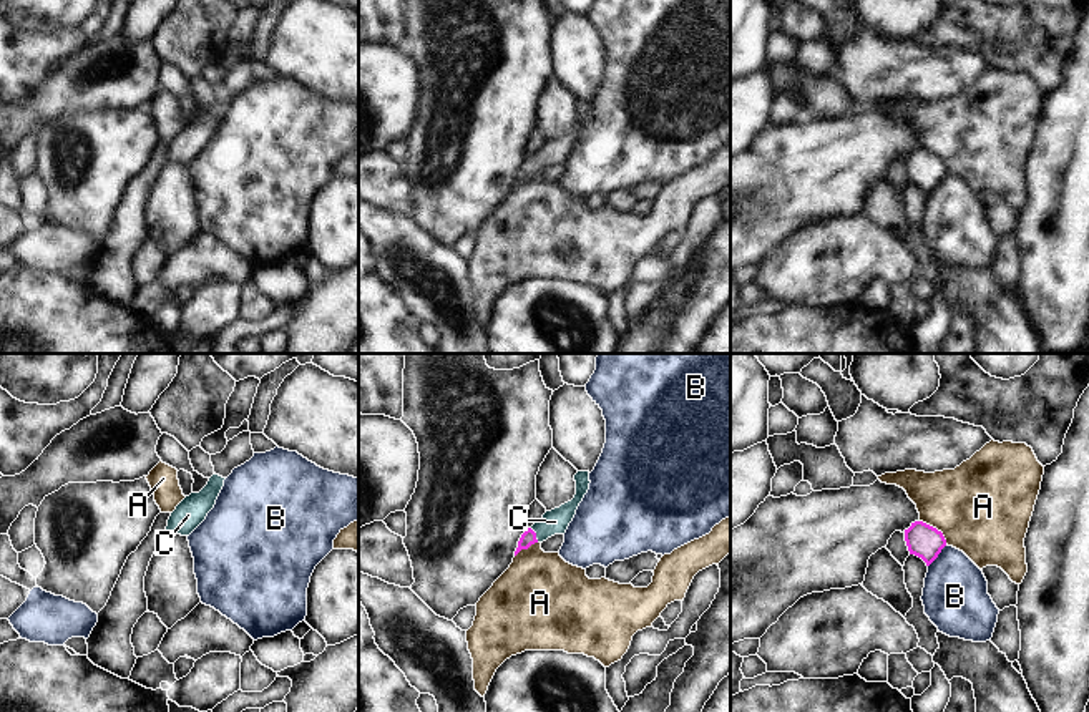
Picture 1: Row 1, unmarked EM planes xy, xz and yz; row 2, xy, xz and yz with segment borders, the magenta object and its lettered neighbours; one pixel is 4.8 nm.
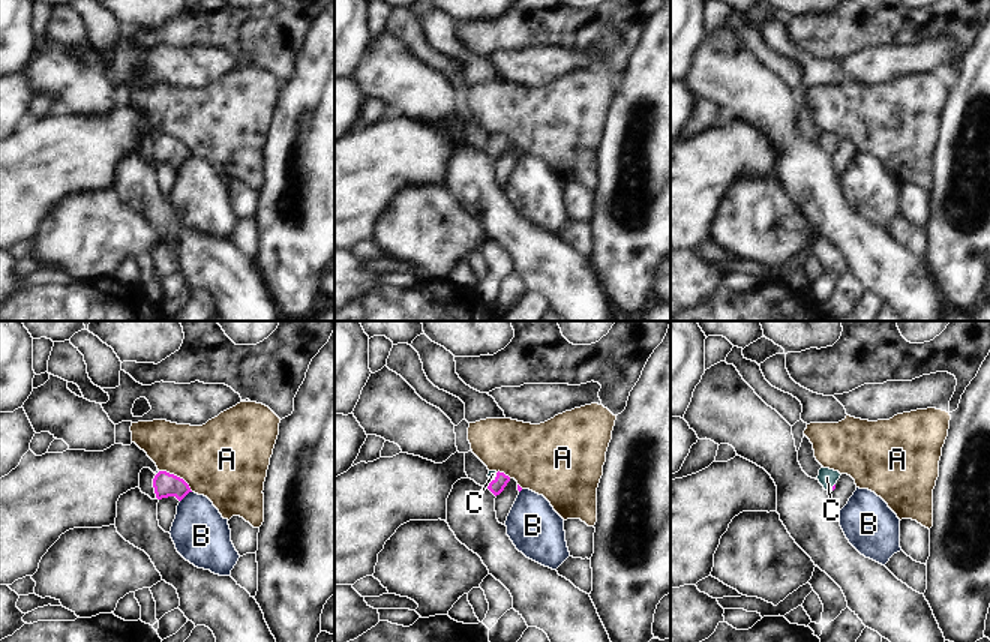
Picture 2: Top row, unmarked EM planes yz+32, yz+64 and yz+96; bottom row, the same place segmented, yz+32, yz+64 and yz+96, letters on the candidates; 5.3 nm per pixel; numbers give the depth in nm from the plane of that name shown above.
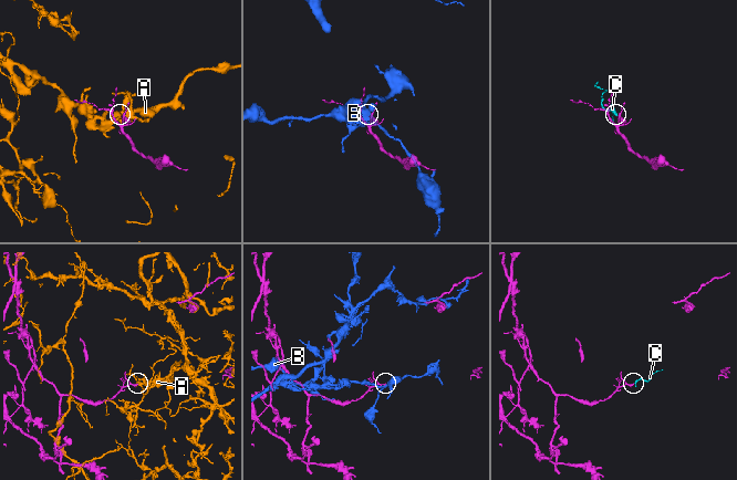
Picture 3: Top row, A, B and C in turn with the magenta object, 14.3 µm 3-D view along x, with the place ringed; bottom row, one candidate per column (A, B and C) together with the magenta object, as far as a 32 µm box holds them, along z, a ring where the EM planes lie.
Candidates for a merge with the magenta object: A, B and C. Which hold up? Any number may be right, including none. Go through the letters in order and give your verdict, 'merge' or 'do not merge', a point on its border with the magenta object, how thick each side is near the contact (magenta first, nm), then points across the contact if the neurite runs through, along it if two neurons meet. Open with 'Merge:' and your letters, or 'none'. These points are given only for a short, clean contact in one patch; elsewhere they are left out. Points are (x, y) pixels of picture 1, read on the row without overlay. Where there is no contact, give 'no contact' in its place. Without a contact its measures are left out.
Merge: C
A: do not merge; meets magenta in yz at (935, 156); 160 nm thick on the magenta side, 460 nm on the other; border along yz (920, 148), (935, 155), (947, 171)
B: do not merge; meets magenta in yz at (937, 185); 160 nm thick on the magenta side, 320 nm on the other
C: merge; meets magenta in xz at (535, 163); 70 nm thick on the magenta side, 120 nm on the other; runs through xz (528, 166), (535, 163), (555, 150)

